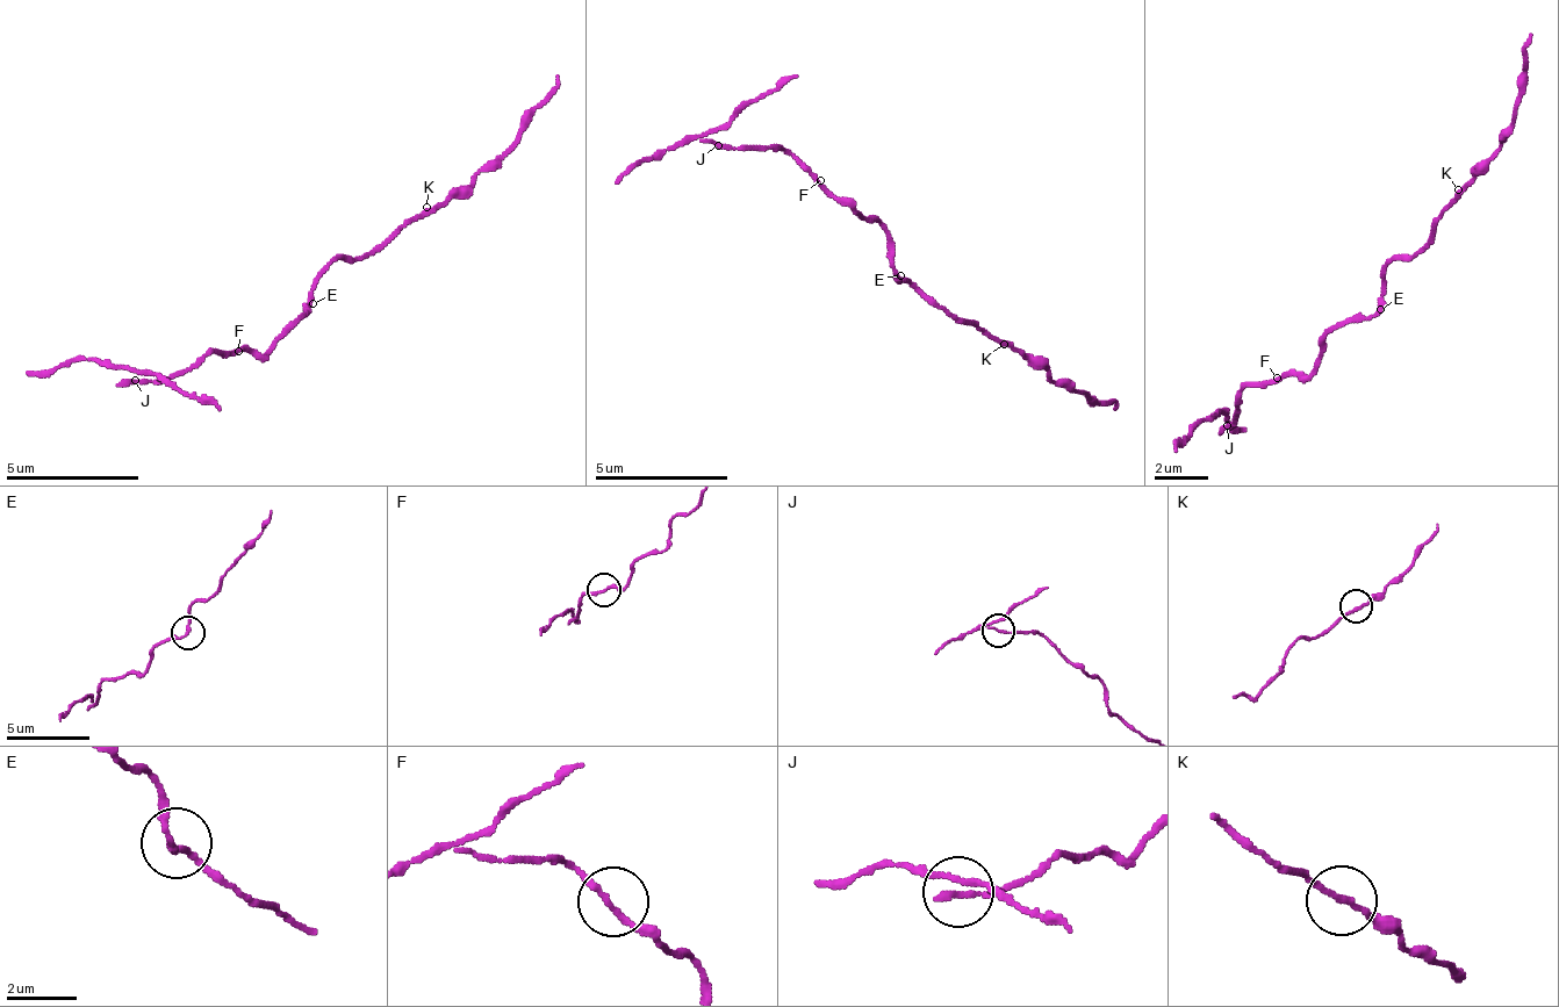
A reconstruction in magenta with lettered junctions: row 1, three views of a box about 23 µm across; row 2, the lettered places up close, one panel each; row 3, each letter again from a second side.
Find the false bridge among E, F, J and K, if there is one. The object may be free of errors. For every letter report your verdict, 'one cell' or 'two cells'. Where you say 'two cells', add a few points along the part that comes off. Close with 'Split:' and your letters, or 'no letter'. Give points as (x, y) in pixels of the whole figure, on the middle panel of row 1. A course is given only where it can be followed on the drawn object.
E: one cell
F: one cell
J: two cells | (716, 146), (659, 148), (616, 185)
K: one cell
Split: J

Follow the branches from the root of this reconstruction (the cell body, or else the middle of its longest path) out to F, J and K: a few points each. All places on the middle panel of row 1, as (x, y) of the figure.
F: (893, 275), (889, 267), (889, 241), (873, 218), (857, 215), (847, 200), (840, 200), (820, 180)
J: (893, 275), (889, 267), (889, 241), (873, 218), (857, 215), (847, 200), (833, 200), (789, 151), (716, 146)
K: (893, 275), (912, 280), (917, 288), (924, 288), (954, 317), (977, 319), (1004, 344)

